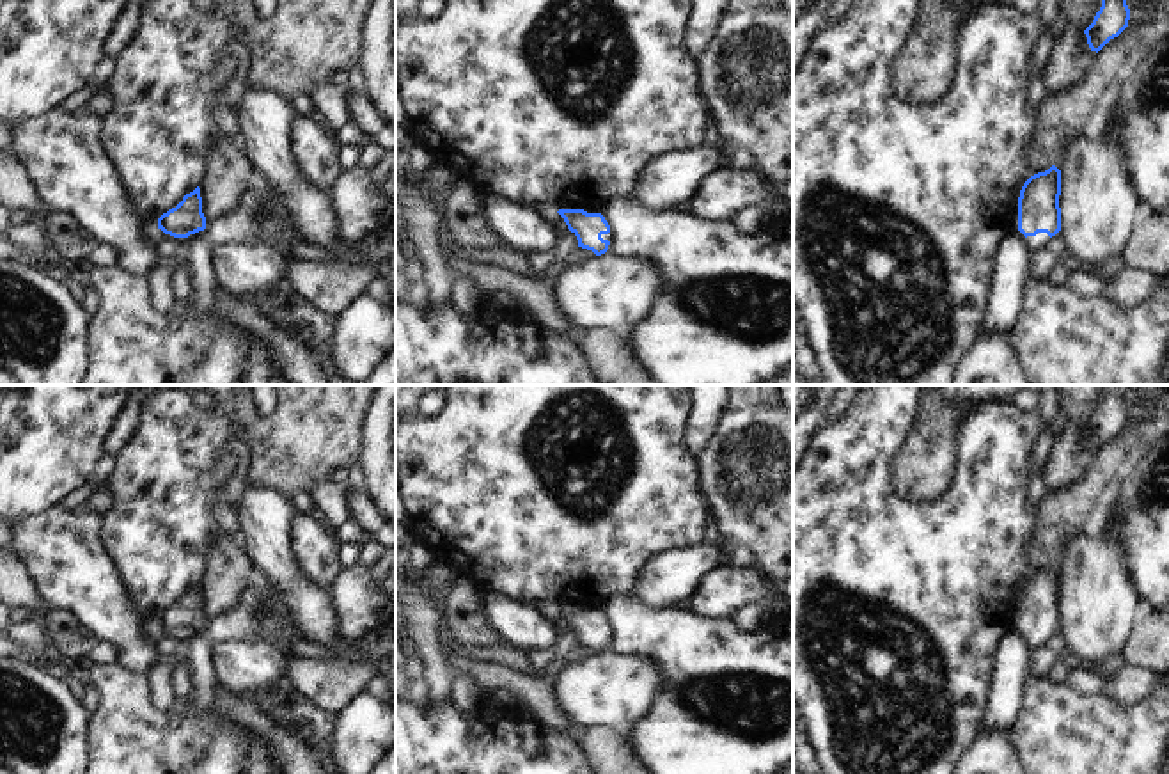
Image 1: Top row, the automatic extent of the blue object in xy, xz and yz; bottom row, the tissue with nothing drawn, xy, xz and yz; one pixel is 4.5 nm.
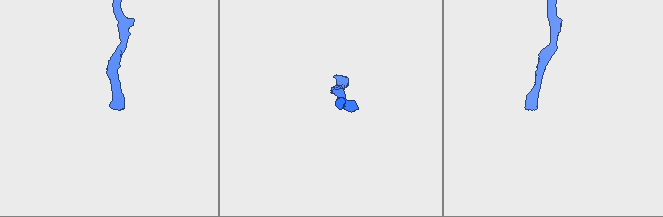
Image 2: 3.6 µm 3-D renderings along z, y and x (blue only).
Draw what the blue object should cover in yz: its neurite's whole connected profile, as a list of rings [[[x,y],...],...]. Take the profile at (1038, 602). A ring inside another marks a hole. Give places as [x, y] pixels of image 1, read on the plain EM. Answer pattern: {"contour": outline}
{"contour": [[[1052,563],[1031,573],[1018,595],[1018,628],[1025,634],[1027,650],[1045,644],[1061,628],[1061,568]]]}

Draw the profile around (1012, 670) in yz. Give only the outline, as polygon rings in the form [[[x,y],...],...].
[[[1016,627],[1000,639],[997,662],[993,666],[993,683],[986,701],[983,724],[1009,728],[1022,708],[1025,682],[1029,678],[1029,650],[1025,634]]]

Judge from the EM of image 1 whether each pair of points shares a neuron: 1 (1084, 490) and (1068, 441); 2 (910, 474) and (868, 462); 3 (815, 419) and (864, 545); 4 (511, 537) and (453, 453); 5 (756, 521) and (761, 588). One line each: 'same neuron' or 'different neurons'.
1: different neurons
2: different neurons
3: different neurons
4: same neuron
5: different neurons

